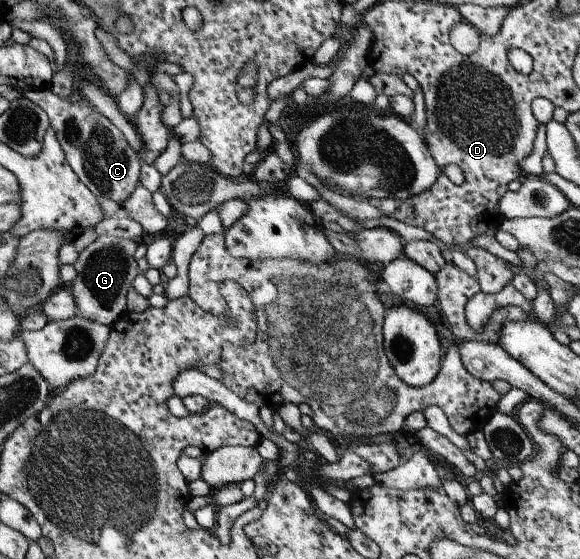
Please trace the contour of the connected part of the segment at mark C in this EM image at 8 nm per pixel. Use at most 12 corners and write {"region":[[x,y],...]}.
{"region":[[49,87],[44,111],[66,163],[93,197],[119,206],[139,184],[125,135]]}

